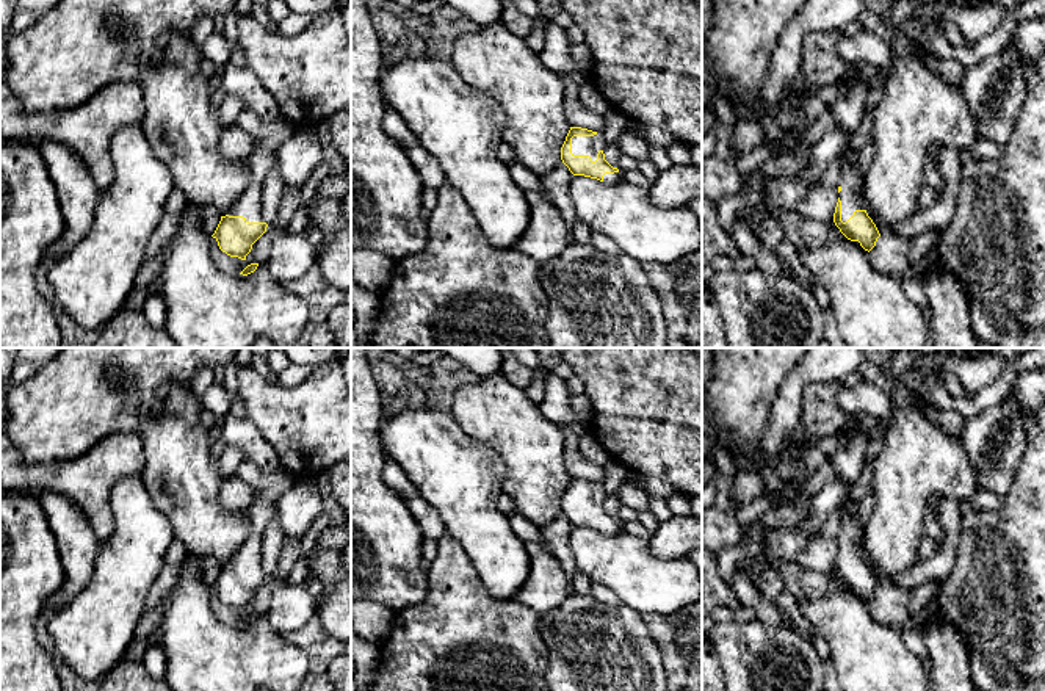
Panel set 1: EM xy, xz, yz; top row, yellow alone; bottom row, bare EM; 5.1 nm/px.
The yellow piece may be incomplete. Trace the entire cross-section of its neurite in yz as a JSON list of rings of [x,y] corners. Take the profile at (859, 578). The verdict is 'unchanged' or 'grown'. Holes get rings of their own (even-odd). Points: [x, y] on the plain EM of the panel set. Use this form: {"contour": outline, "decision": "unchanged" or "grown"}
{"contour": [[[846,500],[841,506],[840,548],[835,558],[833,573],[848,591],[855,592],[870,603],[880,584],[862,555],[865,528],[857,519],[857,508],[859,505],[851,500]]], "decision": "grown"}

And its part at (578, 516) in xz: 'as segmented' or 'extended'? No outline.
extended

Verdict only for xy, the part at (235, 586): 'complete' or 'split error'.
split error

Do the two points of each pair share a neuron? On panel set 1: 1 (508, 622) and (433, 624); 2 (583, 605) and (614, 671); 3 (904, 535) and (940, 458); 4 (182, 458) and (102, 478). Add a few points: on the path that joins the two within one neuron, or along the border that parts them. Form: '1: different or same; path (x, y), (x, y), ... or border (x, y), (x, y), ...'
1: same; path (489, 624), (451, 624)
2: same; path (583, 621), (583, 635), (599, 655)
3: same; path (904, 516), (904, 494), (922, 477)
4: different; border (137, 434), (143, 448), (141, 475)

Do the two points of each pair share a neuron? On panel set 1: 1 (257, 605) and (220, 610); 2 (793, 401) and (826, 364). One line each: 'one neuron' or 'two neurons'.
1: one neuron
2: one neuron

